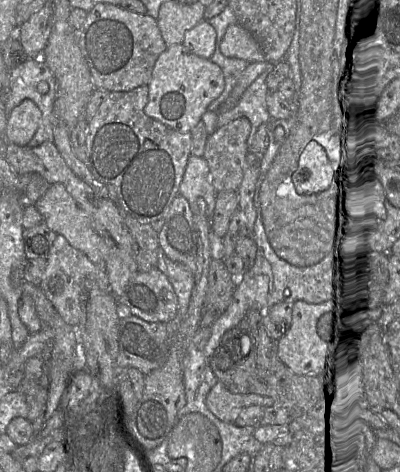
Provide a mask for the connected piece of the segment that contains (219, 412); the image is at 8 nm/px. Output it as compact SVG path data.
M218 381L206 397L206 406L220 420L234 423L240 412L251 405L272 405L274 400L260 394L235 394Z

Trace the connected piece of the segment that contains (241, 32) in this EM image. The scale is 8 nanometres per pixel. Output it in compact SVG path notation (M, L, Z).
M231 24L220 43L221 53L248 62L264 62L265 56L254 36L241 24Z

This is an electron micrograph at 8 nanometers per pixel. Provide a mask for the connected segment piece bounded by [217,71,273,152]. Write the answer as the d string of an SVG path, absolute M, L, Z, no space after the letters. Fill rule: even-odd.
M265 71L257 77L232 109L218 110L217 127L241 117L250 121L251 132L247 140L248 152L259 126L273 120L269 115L266 103L267 94L270 92L266 85L268 73L269 71Z

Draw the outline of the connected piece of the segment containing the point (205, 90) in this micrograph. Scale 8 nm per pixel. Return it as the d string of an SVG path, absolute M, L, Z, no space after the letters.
M183 44L171 45L155 63L144 111L173 130L189 133L202 121L208 106L220 96L224 88L225 77L219 65L193 54Z

